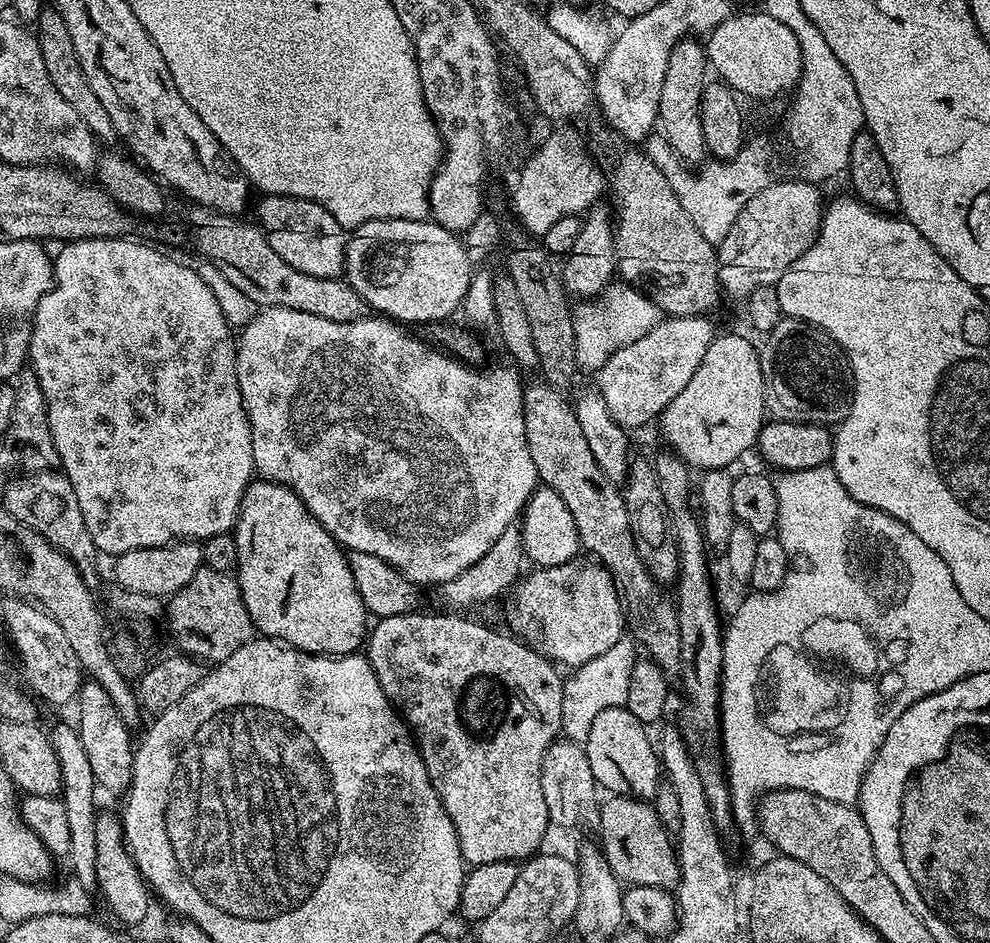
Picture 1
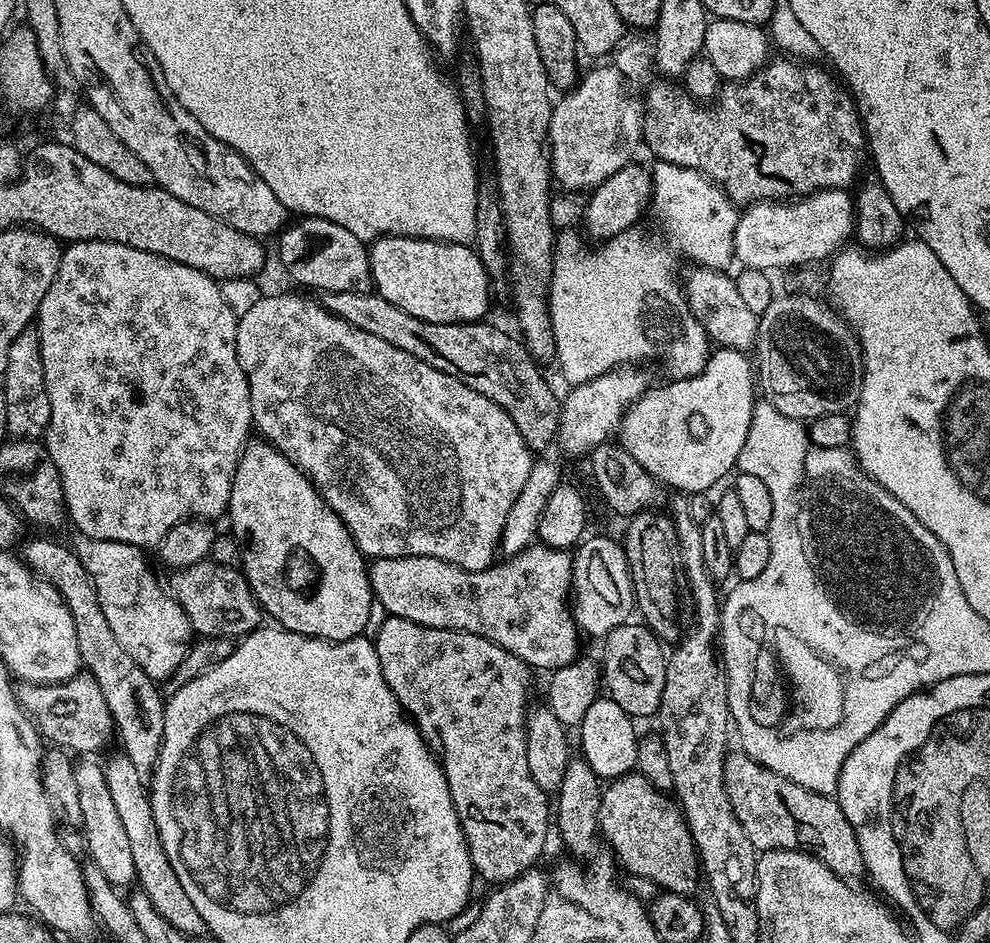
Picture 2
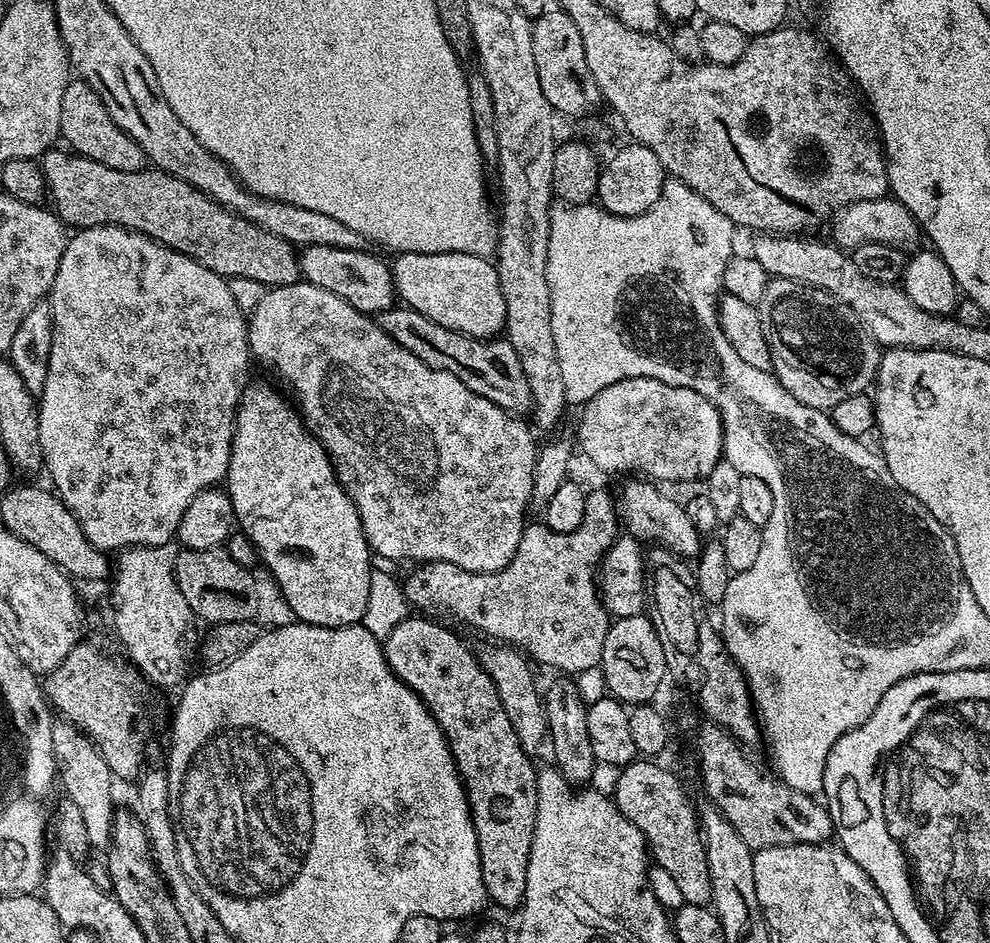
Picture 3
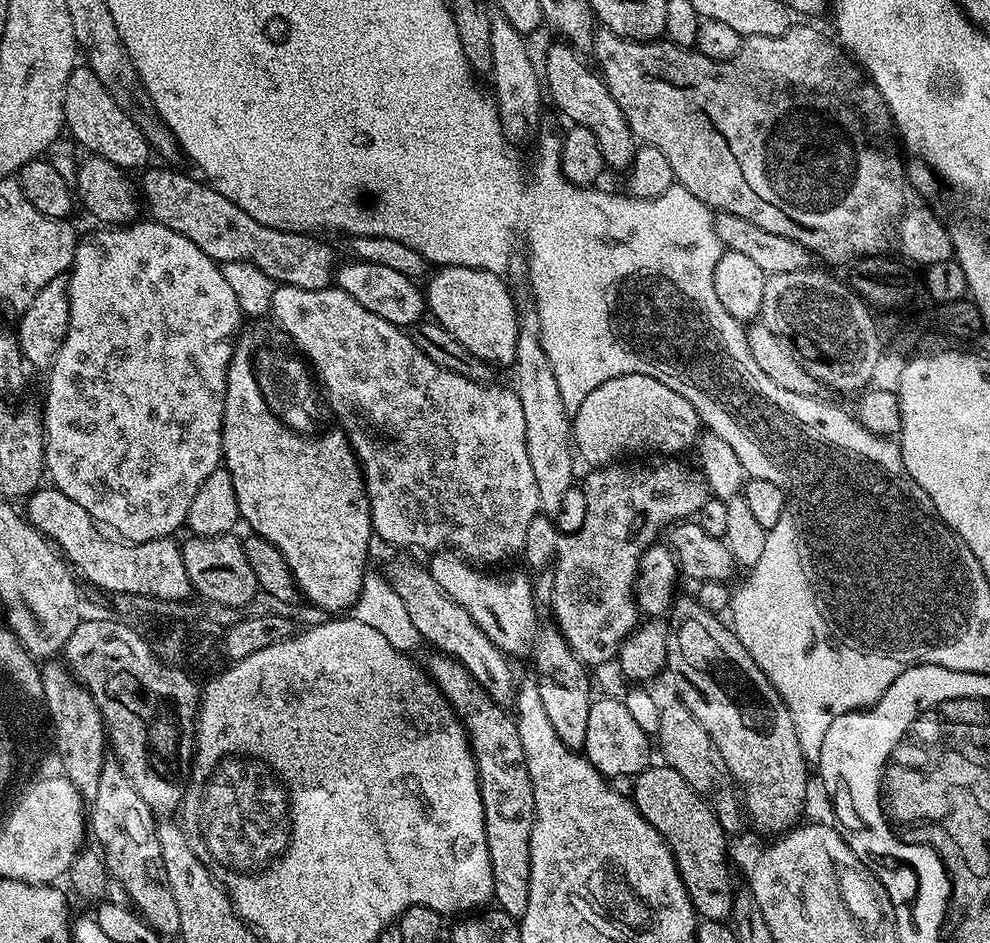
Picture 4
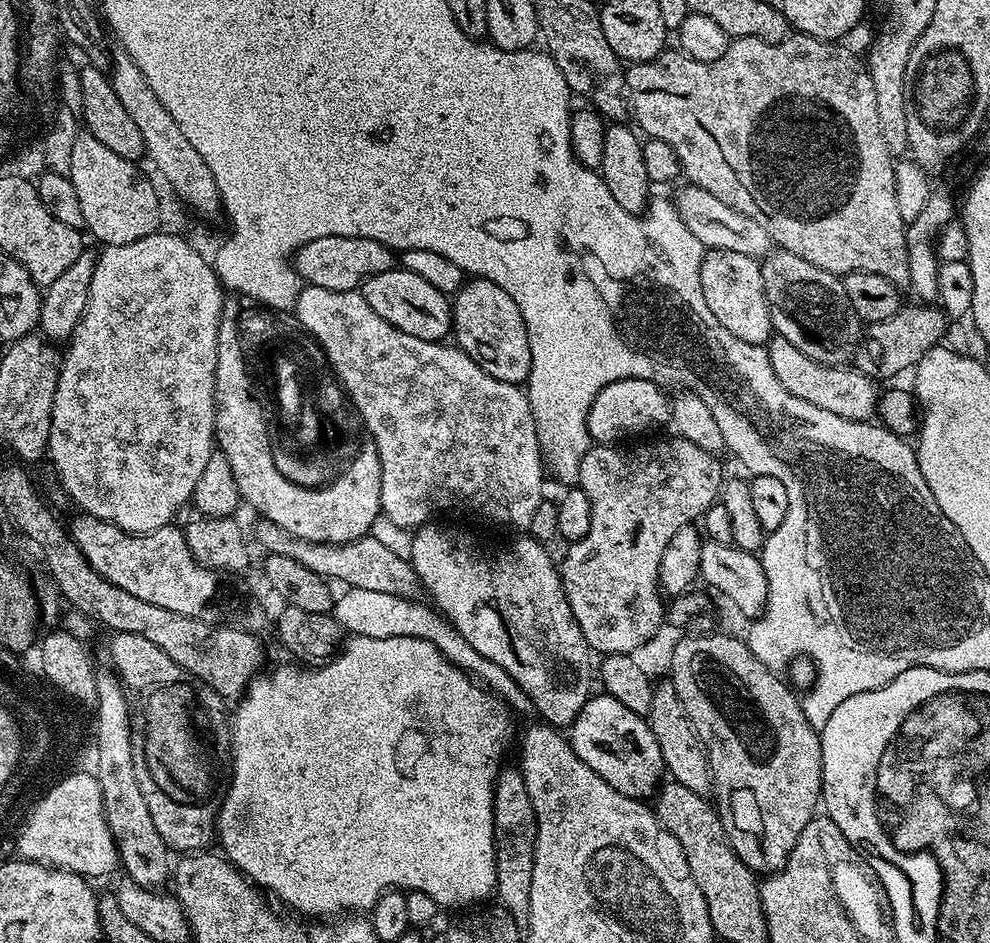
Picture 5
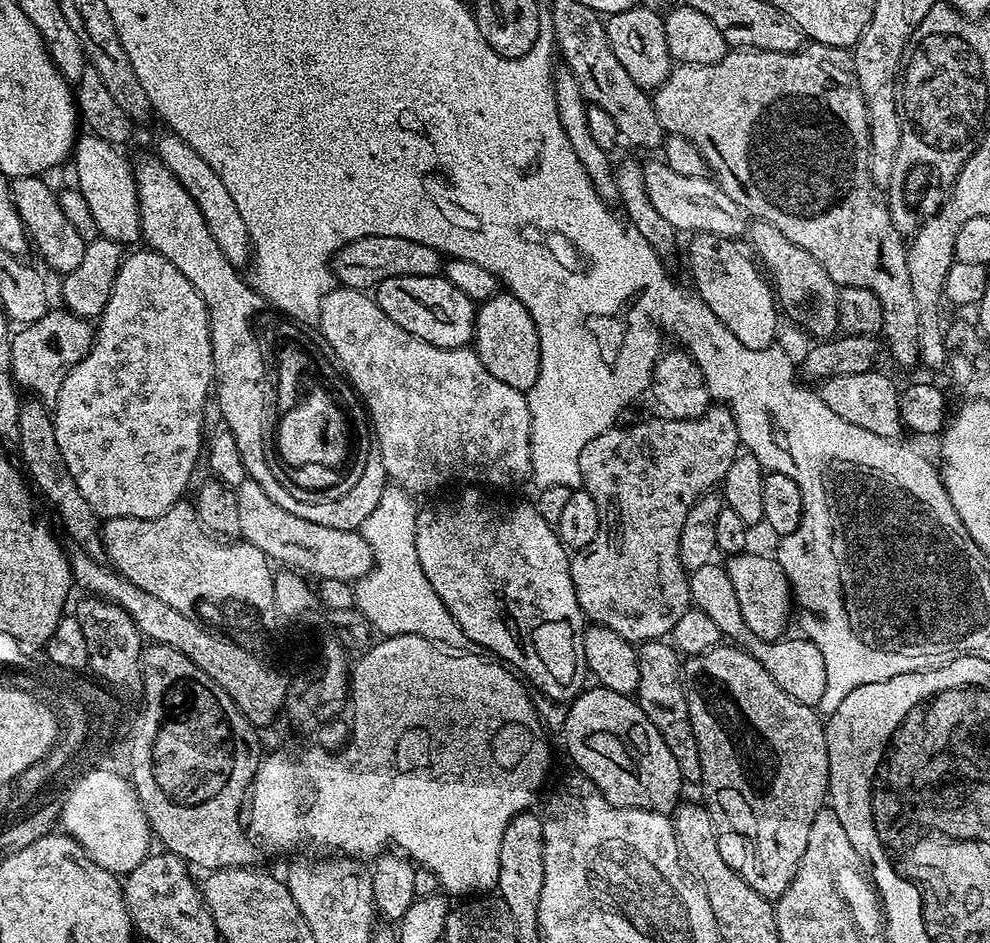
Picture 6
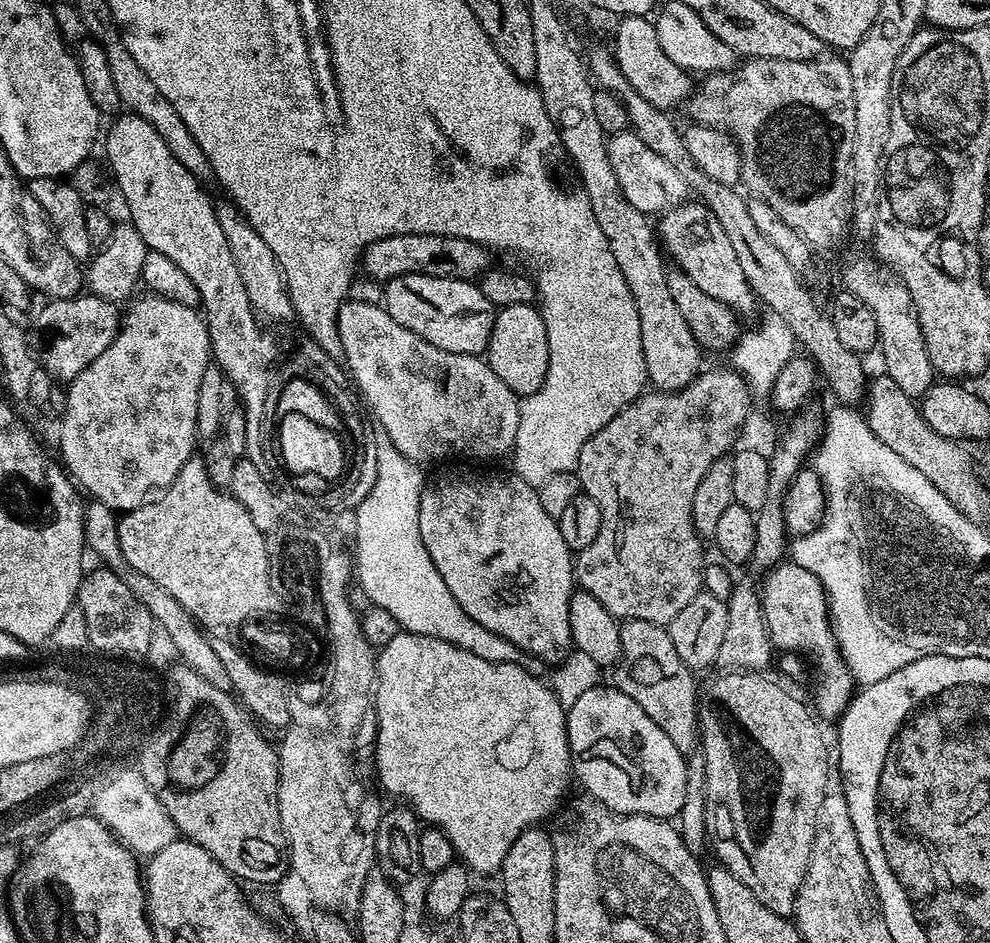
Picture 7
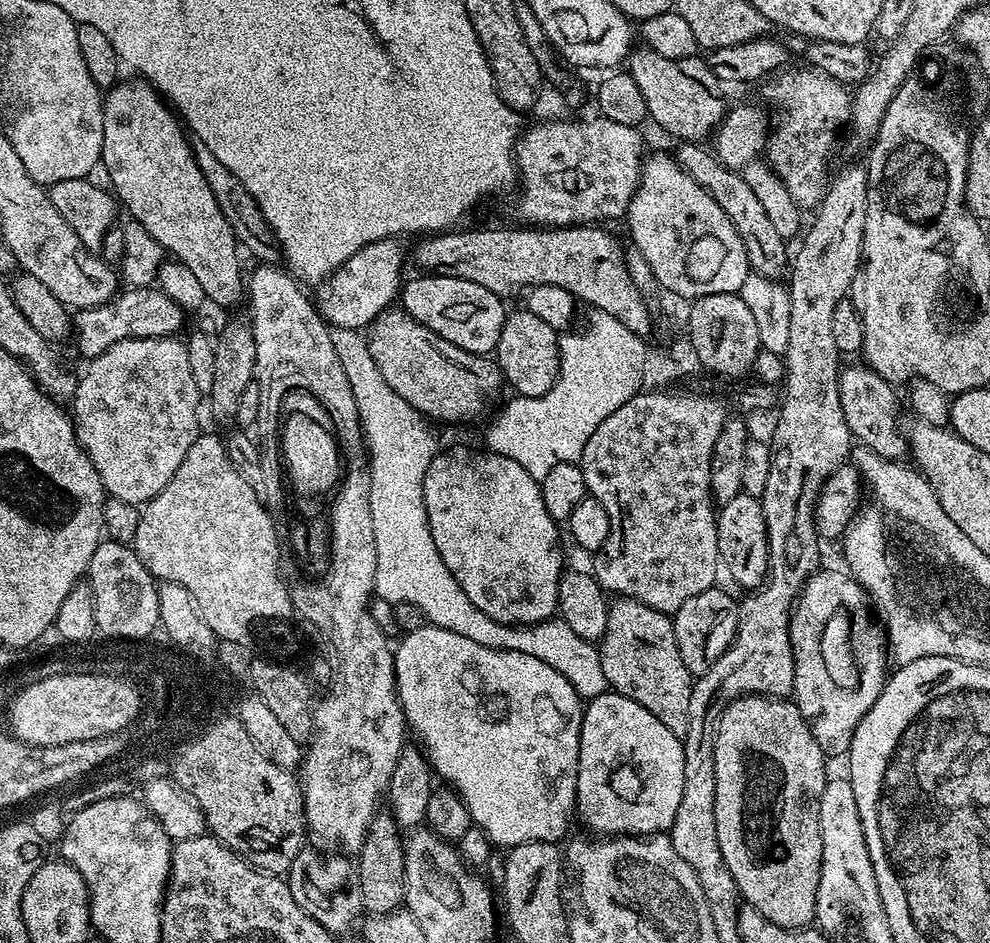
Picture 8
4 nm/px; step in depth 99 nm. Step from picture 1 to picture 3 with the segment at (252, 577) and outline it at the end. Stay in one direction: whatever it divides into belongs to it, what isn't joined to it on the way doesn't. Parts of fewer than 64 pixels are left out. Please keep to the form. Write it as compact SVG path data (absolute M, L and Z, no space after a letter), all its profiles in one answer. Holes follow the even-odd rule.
M254 380L245 387L240 405L236 407L226 477L226 491L234 506L239 531L250 538L259 563L268 567L299 623L327 628L361 623L366 614L366 601L370 598L370 574L374 568L358 510L338 482L327 450L308 431L301 413L284 401L278 389Z

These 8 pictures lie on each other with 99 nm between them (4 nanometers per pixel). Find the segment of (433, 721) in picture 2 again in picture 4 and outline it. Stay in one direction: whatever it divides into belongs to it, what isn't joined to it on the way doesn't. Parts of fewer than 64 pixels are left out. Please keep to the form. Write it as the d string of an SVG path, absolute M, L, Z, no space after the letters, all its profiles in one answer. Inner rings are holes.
M432 654L426 663L429 677L440 688L440 692L448 700L448 704L456 711L457 716L464 721L468 732L468 745L472 747L472 756L476 759L476 773L480 779L480 801L484 811L486 826L486 846L490 850L490 870L494 878L494 904L499 911L514 917L526 914L526 902L530 902L530 838L532 824L536 820L534 806L534 790L530 786L530 774L526 770L526 762L522 754L522 742L518 739L518 726L511 715L508 716L503 707L495 704L482 690L482 686L466 671L452 656Z

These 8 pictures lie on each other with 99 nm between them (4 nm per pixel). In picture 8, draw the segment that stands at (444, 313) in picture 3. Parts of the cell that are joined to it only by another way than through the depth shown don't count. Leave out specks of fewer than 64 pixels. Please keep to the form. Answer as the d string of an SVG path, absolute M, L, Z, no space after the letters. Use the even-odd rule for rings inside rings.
M526 310L505 315L502 334L494 353L500 375L518 396L541 396L550 391L560 378L560 336L557 329L546 326Z

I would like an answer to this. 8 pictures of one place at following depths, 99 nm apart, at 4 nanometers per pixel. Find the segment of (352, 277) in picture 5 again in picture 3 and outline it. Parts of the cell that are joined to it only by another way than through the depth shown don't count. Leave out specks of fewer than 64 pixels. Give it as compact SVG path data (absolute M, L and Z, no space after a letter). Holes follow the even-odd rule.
M49 150L44 153L42 167L44 181L48 183L47 199L50 204L52 200L51 207L65 225L79 230L113 224L119 228L129 228L132 232L141 232L143 236L149 236L151 240L165 244L170 250L194 258L194 262L206 266L206 270L214 270L214 274L228 280L246 278L268 288L301 283L300 257L293 244L262 230L262 226L242 218L238 213L223 208L194 186L182 182L182 178L174 178L169 172L162 172L155 166L145 166L137 172L110 170L110 166L102 166L102 162L77 156L71 151L56 151Z

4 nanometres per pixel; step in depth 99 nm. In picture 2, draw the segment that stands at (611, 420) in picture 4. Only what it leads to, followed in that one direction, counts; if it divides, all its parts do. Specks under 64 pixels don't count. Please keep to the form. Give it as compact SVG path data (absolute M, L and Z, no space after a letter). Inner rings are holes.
M732 348L715 349L706 366L696 376L670 380L664 388L649 387L627 409L618 429L620 446L634 455L638 464L659 483L674 486L682 494L707 493L730 470L735 469L738 454L745 445L756 405L756 374L748 356Z

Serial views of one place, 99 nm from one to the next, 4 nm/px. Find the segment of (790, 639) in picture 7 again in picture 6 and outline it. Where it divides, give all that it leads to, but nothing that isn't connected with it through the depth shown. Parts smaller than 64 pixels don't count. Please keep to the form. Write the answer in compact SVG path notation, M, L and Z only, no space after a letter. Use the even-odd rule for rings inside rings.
M745 550L729 555L726 567L738 598L742 621L762 640L773 641L783 637L786 632L784 623L788 620L788 611L793 611L794 601L780 563L771 555L759 556L756 552Z

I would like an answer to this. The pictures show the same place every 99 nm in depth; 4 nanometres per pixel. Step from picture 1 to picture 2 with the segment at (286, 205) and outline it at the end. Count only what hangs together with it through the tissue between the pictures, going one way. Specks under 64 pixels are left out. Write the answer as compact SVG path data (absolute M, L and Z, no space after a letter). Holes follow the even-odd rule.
M306 216L291 221L279 233L280 264L288 271L288 276L296 284L304 288L317 288L320 294L325 292L367 292L372 288L372 275L368 269L369 245L360 240L346 226L338 226L338 222L330 222L321 216Z

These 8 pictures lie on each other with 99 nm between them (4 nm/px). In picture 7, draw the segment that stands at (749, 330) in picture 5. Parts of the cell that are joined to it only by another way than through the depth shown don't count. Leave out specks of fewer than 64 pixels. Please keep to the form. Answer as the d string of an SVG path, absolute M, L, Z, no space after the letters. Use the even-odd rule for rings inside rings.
M703 202L692 203L679 204L659 217L658 240L663 251L675 267L689 275L695 285L711 297L728 304L740 314L754 311L758 308L757 298L746 282L746 274L742 274L742 266L738 266L738 254L734 254L734 246L730 246L730 238L726 238L722 222L714 218Z

